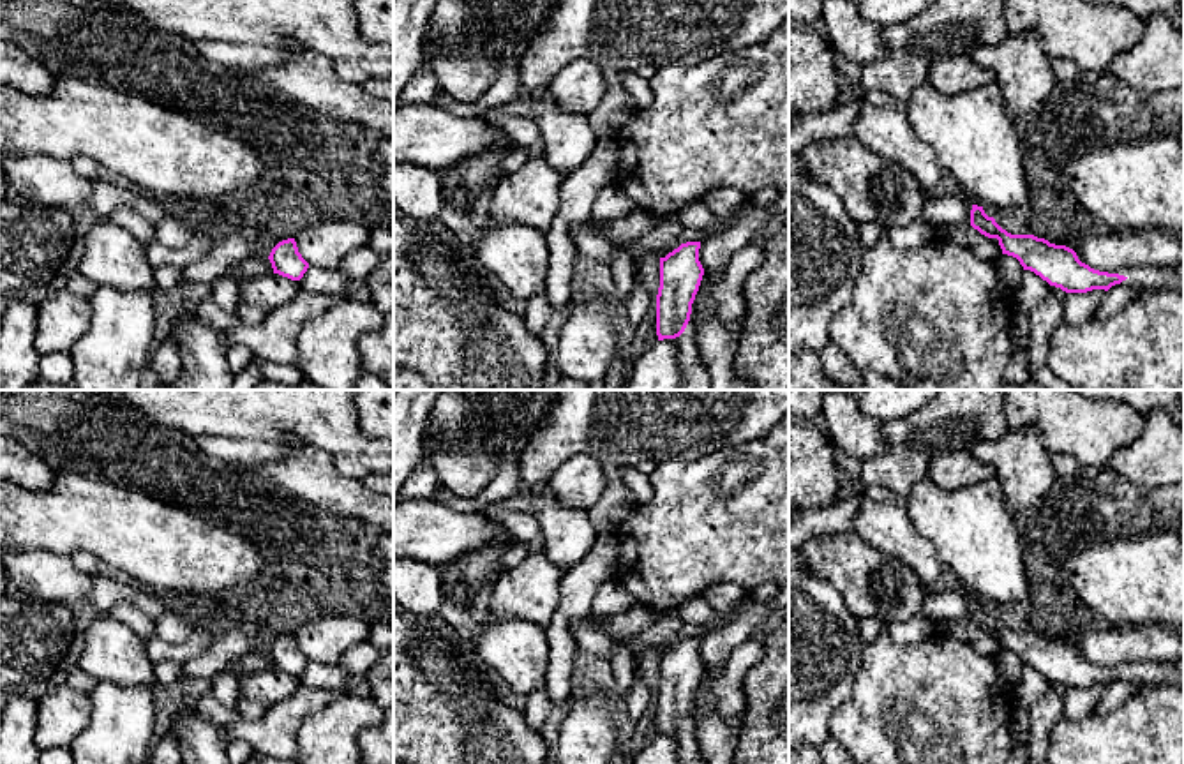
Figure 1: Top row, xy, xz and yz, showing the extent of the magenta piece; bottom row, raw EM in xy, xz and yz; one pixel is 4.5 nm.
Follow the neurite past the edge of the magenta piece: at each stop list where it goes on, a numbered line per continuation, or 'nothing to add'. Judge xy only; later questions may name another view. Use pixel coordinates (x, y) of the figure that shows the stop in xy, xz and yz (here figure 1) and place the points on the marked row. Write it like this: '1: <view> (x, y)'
nothing to add

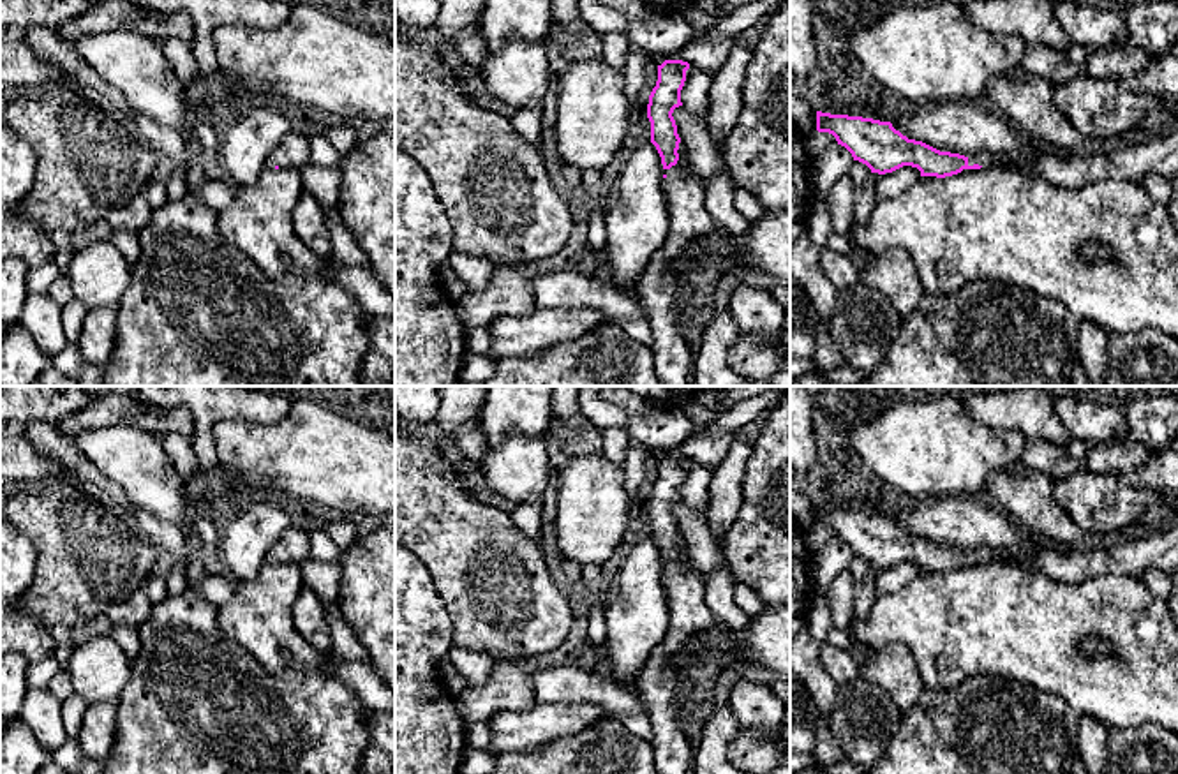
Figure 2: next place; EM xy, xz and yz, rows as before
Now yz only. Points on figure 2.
1: yz (983, 159)

